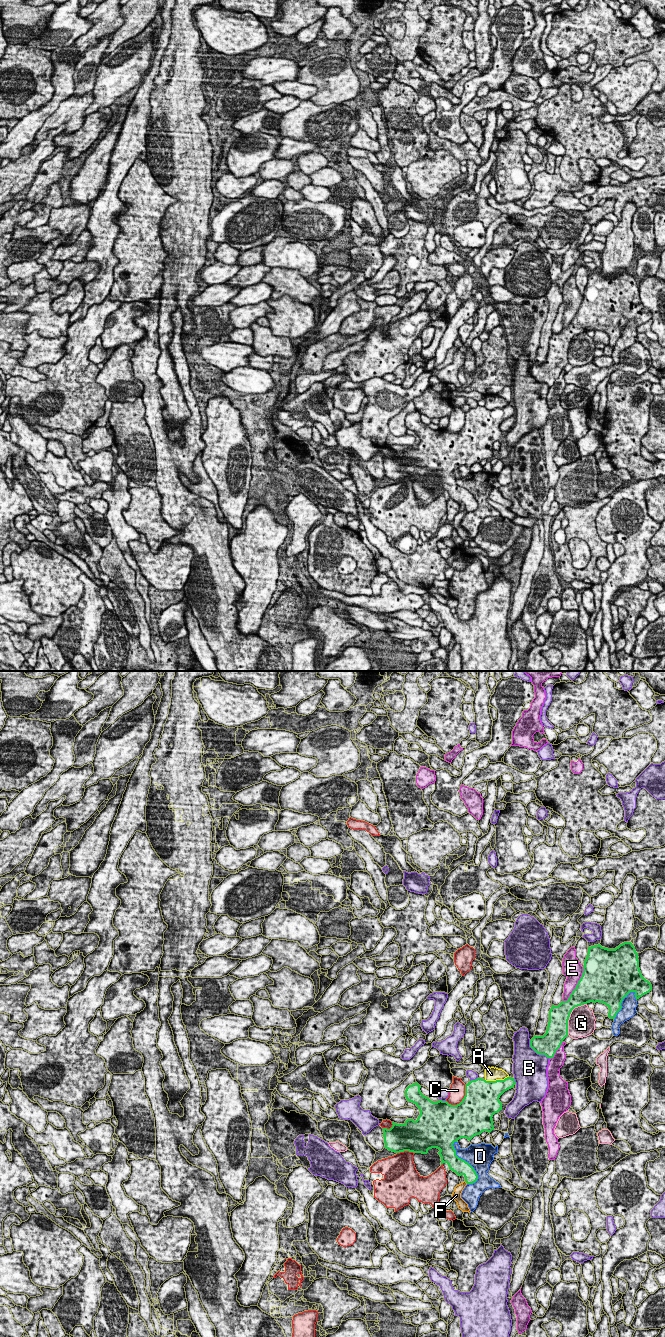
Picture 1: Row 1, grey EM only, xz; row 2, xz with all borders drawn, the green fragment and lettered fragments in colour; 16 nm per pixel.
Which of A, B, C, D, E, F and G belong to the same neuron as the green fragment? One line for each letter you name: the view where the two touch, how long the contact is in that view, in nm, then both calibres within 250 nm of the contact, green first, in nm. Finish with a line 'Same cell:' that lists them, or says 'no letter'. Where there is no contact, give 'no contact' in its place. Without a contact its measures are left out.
Same cell: no letter

